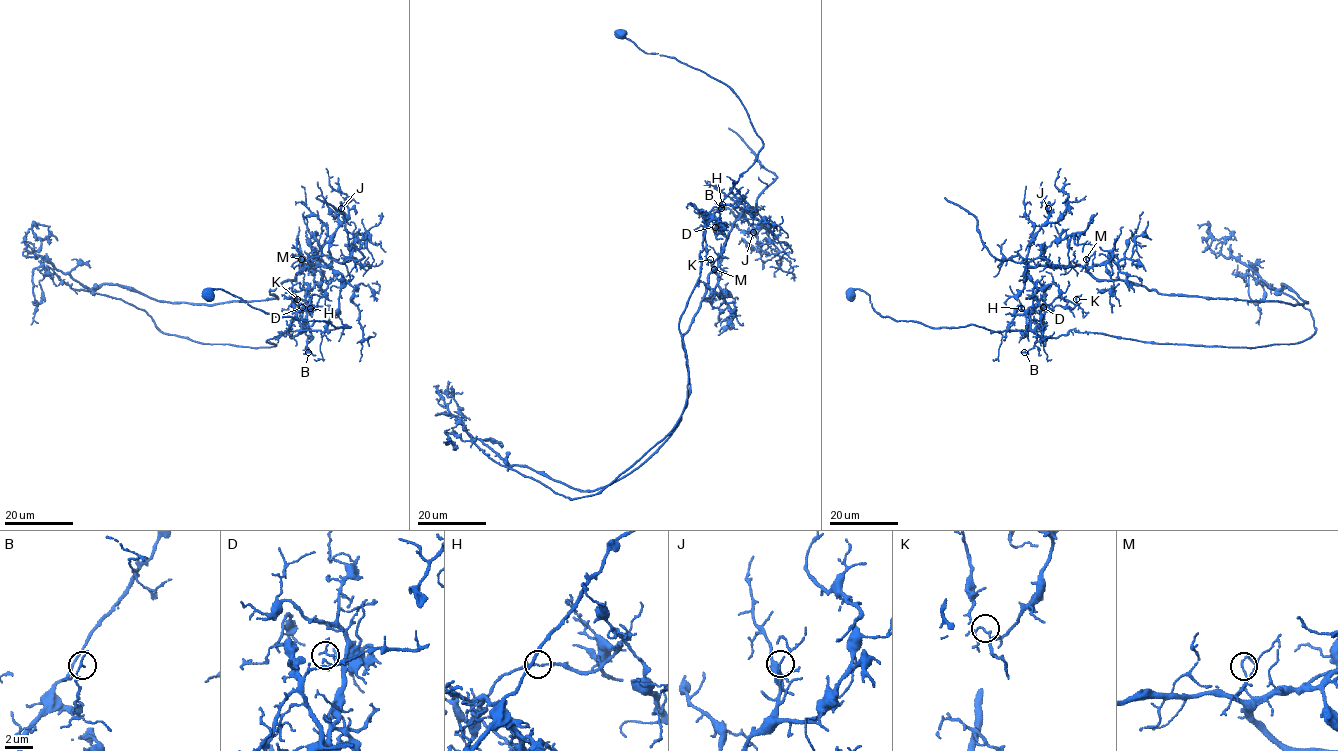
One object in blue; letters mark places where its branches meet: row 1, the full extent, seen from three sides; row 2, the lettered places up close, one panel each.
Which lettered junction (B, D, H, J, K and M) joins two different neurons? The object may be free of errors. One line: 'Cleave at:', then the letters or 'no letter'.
Cleave at: H

